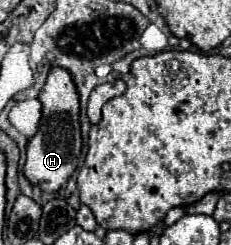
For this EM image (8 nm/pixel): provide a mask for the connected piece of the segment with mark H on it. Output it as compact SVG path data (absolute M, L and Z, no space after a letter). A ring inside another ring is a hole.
M53 67L49 79L39 95L43 103L43 119L39 131L27 145L27 163L23 167L25 177L31 185L39 185L47 193L57 193L67 185L69 177L75 173L81 155L81 131L79 131L79 95L71 81L69 71Z

